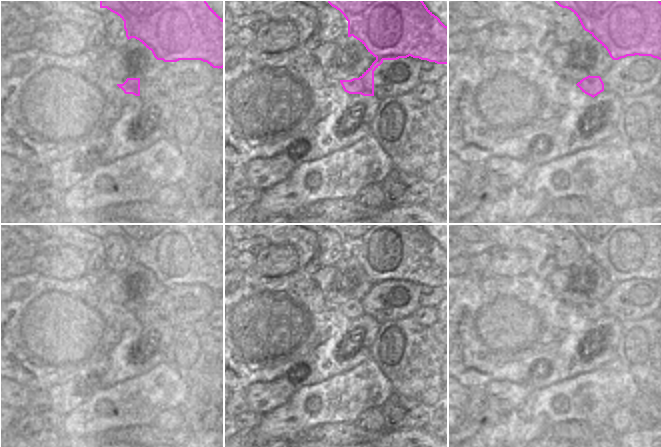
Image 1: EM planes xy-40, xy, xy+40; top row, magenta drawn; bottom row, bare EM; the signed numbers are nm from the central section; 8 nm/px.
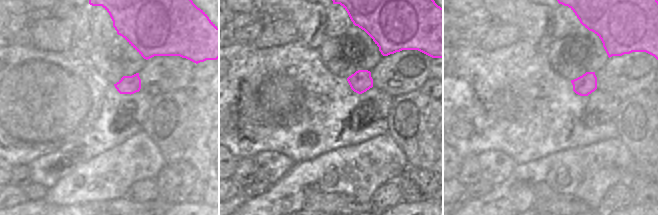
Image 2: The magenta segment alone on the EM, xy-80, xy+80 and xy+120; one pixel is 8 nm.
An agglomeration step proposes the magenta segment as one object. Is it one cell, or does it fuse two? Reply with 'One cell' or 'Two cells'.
Two cells.

